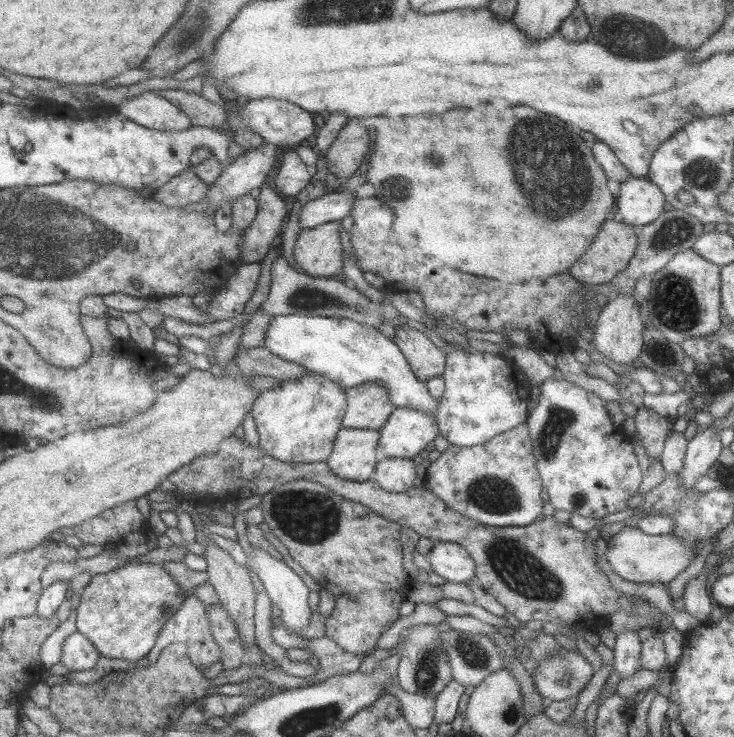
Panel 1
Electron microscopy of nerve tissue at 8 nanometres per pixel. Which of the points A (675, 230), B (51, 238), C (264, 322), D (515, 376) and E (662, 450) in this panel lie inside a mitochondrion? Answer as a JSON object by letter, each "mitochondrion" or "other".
{"A":"mitochondrion","B":"mitochondrion","C":"other","D":"other","E":"other"}

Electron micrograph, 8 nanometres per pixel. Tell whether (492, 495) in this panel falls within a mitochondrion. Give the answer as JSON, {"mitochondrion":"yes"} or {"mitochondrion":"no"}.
{"mitochondrion":"yes"}

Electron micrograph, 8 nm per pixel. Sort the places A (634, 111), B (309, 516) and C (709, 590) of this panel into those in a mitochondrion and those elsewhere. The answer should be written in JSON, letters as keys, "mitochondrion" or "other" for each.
{"A":"other","B":"mitochondrion","C":"other"}

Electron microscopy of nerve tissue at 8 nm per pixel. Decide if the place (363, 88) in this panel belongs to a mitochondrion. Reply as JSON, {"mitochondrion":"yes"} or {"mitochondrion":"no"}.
{"mitochondrion":"no"}

